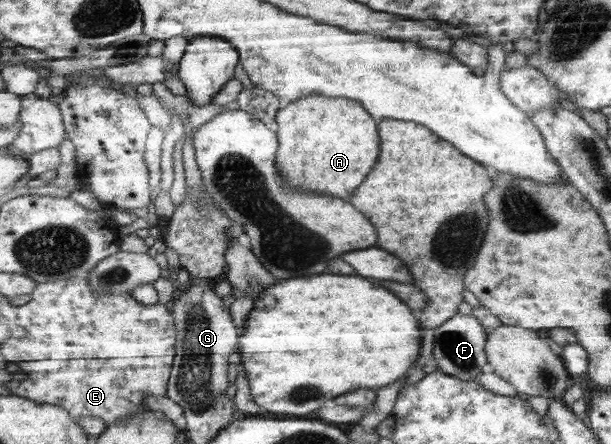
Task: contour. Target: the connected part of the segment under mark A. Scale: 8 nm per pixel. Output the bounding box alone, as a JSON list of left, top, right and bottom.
[276,95,379,199]

